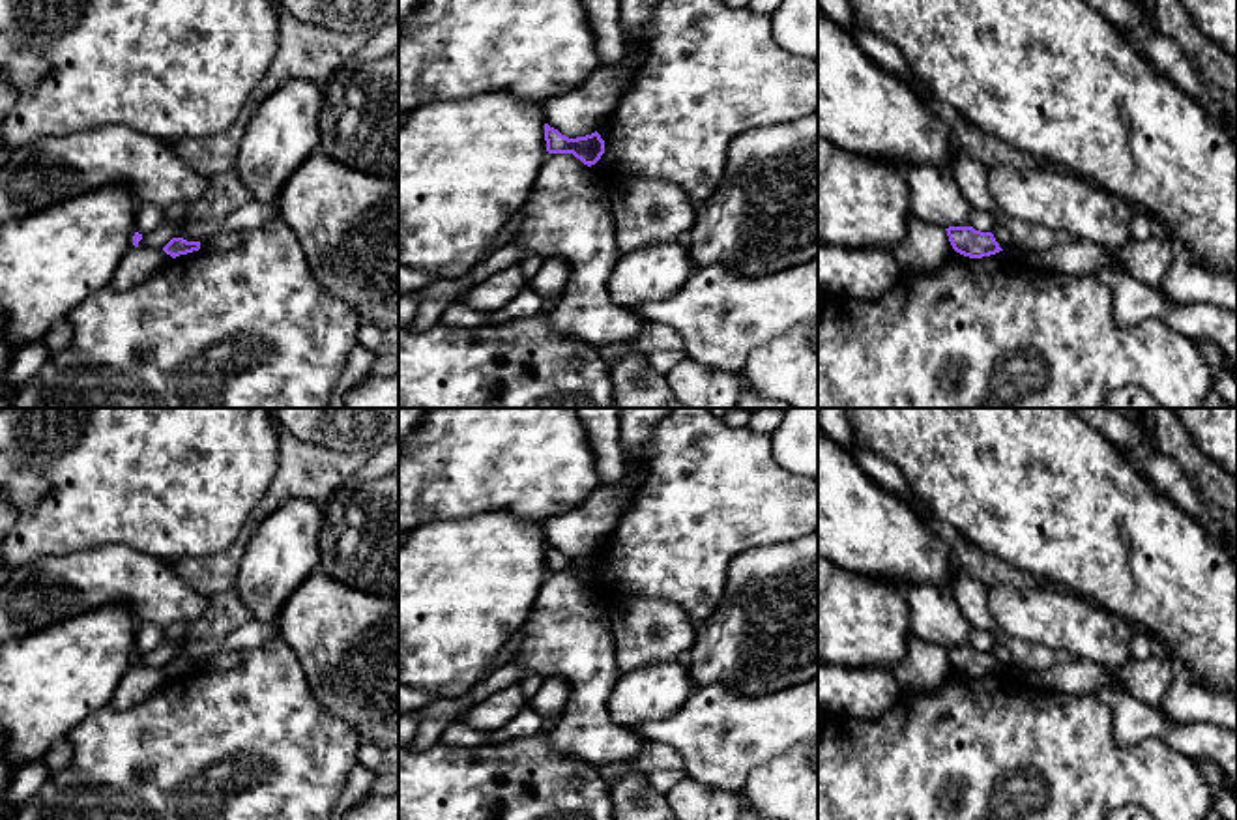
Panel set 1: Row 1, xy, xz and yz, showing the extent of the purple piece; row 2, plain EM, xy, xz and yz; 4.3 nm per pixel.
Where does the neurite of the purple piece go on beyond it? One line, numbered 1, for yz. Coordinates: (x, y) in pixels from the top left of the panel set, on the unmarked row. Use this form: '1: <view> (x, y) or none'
1: none

